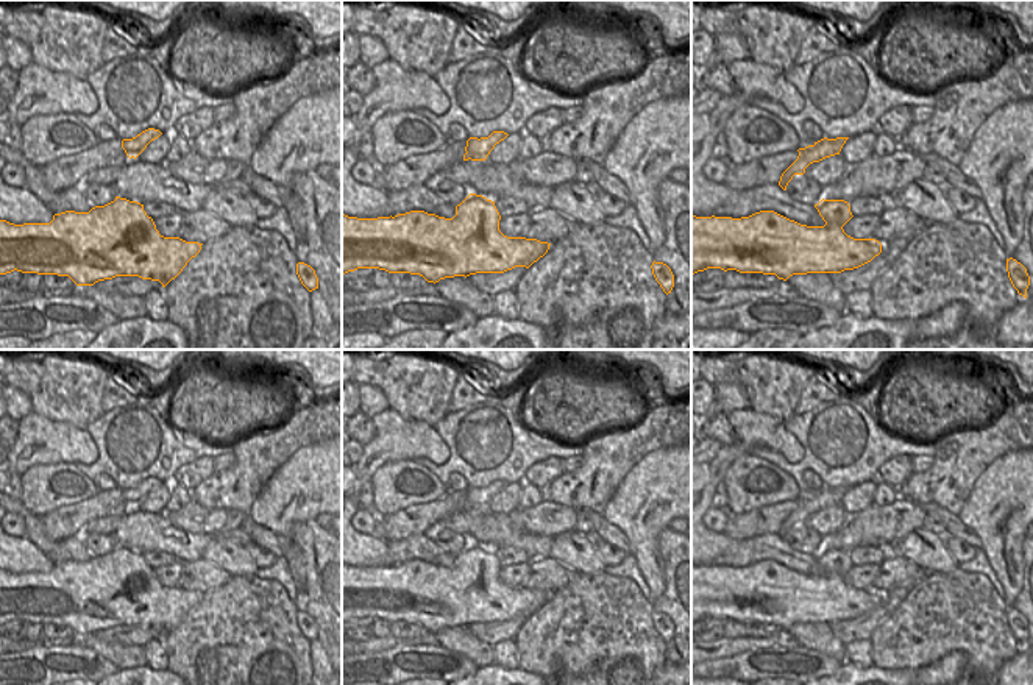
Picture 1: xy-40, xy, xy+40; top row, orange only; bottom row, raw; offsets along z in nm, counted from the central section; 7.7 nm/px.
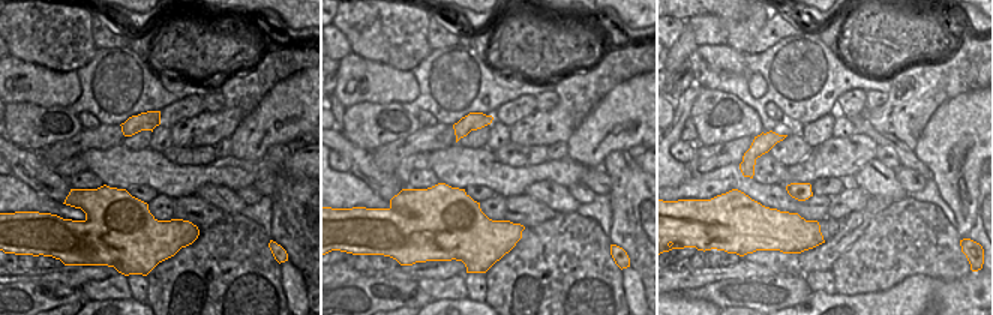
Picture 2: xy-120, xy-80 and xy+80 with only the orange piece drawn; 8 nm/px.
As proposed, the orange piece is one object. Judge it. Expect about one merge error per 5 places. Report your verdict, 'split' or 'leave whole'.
split

